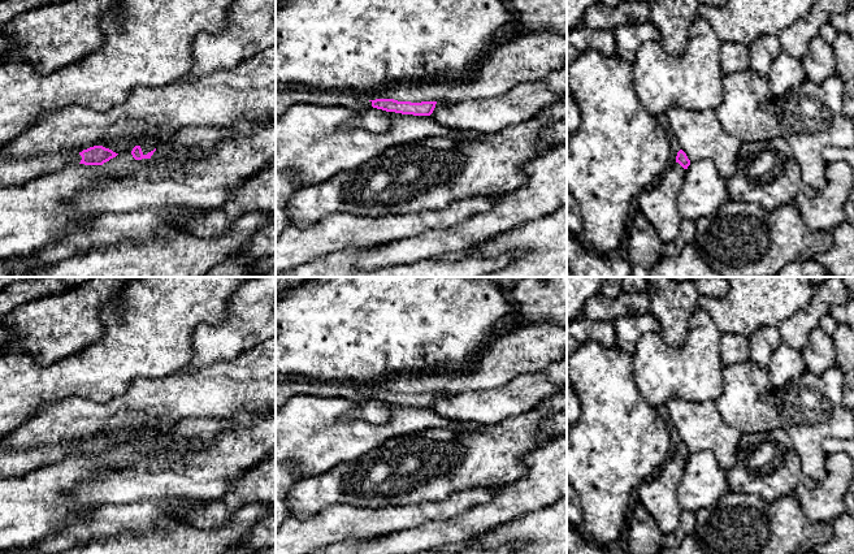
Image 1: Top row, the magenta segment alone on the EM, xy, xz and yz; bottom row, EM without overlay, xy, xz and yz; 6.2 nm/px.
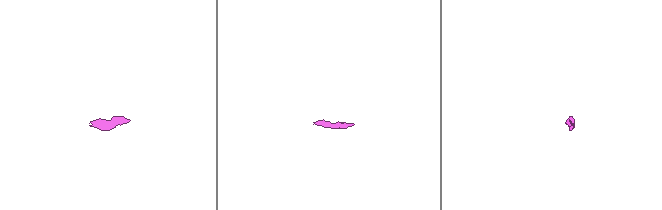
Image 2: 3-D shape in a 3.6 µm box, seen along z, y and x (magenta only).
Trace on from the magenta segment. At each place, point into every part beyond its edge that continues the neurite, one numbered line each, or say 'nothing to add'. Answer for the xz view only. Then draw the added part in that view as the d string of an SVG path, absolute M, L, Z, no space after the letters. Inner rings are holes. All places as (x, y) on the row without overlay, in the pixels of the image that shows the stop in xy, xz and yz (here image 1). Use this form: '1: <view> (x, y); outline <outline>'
1: xz (347, 390); outline M321 382L321 384L276 384L276 410L286 404L295 395L315 395L321 398L343 398L363 402L372 398L355 382Z

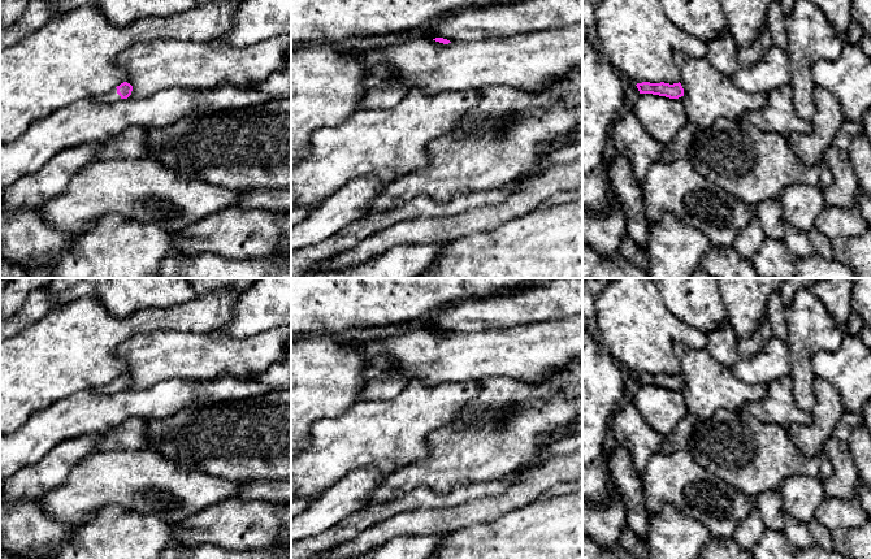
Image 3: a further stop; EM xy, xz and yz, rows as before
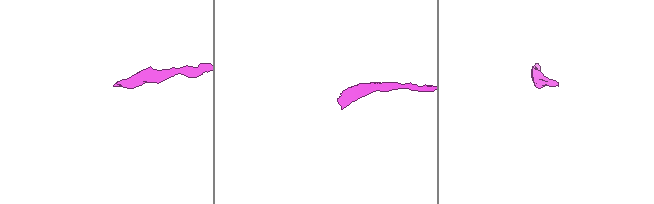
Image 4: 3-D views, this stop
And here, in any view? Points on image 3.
1: xy (112, 388); outline M117 380L110 381L105 386L103 386L100 390L100 393L107 394L107 395L121 393L121 391L124 390L117 385Z

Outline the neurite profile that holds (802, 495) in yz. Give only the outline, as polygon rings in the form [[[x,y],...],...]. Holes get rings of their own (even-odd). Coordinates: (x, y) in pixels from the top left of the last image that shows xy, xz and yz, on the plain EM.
[[[794,476],[785,480],[779,493],[785,514],[805,524],[815,519],[818,507],[827,498],[822,481],[807,476]]]

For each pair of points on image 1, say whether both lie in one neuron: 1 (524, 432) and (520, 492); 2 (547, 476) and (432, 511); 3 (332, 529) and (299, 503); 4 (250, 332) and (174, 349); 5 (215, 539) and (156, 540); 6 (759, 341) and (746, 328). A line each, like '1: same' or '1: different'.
1: different
2: different
3: different
4: different
5: same
6: different

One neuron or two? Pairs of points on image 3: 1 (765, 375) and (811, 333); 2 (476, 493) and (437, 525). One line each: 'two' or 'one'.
1: two
2: two

